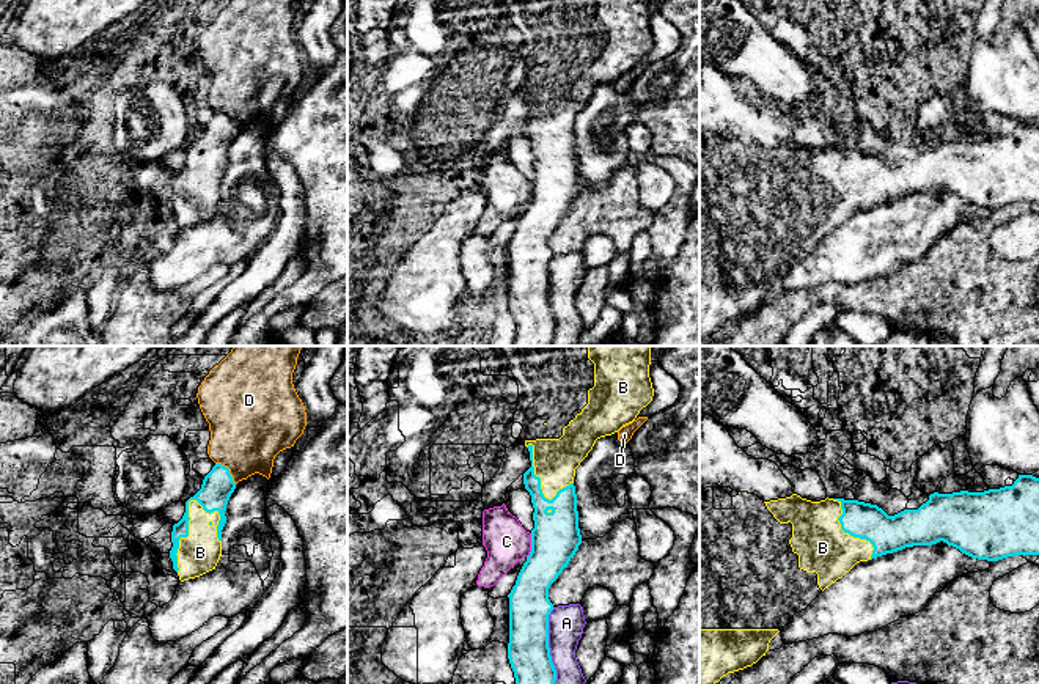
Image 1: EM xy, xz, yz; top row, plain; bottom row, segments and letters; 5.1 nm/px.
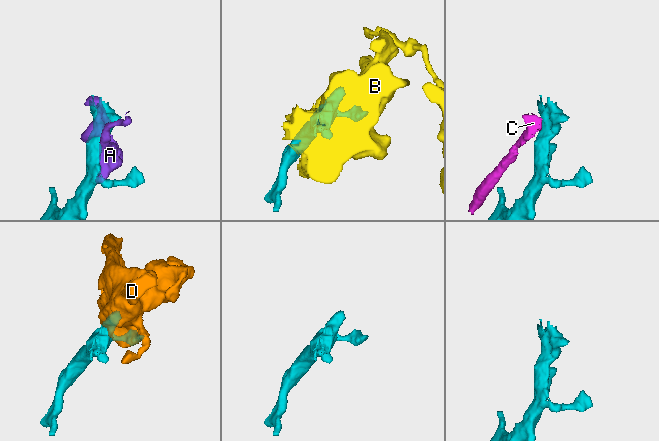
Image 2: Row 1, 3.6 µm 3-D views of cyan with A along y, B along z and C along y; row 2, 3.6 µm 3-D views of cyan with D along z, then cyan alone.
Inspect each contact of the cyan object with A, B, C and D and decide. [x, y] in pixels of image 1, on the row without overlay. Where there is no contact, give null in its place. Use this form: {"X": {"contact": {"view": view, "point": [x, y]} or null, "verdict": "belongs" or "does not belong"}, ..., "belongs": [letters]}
{"A": {"contact": {"view": "xz", "point": [549, 301]}, "verdict": "does not belong"}, "B": {"contact": {"view": "xy", "point": [187, 183]}, "verdict": "belongs"}, "C": {"contact": {"view": "xz", "point": [532, 194]}, "verdict": "does not belong"}, "D": {"contact": {"view": "xy", "point": [228, 118]}, "verdict": "does not belong"}, "belongs": ["B"]}

